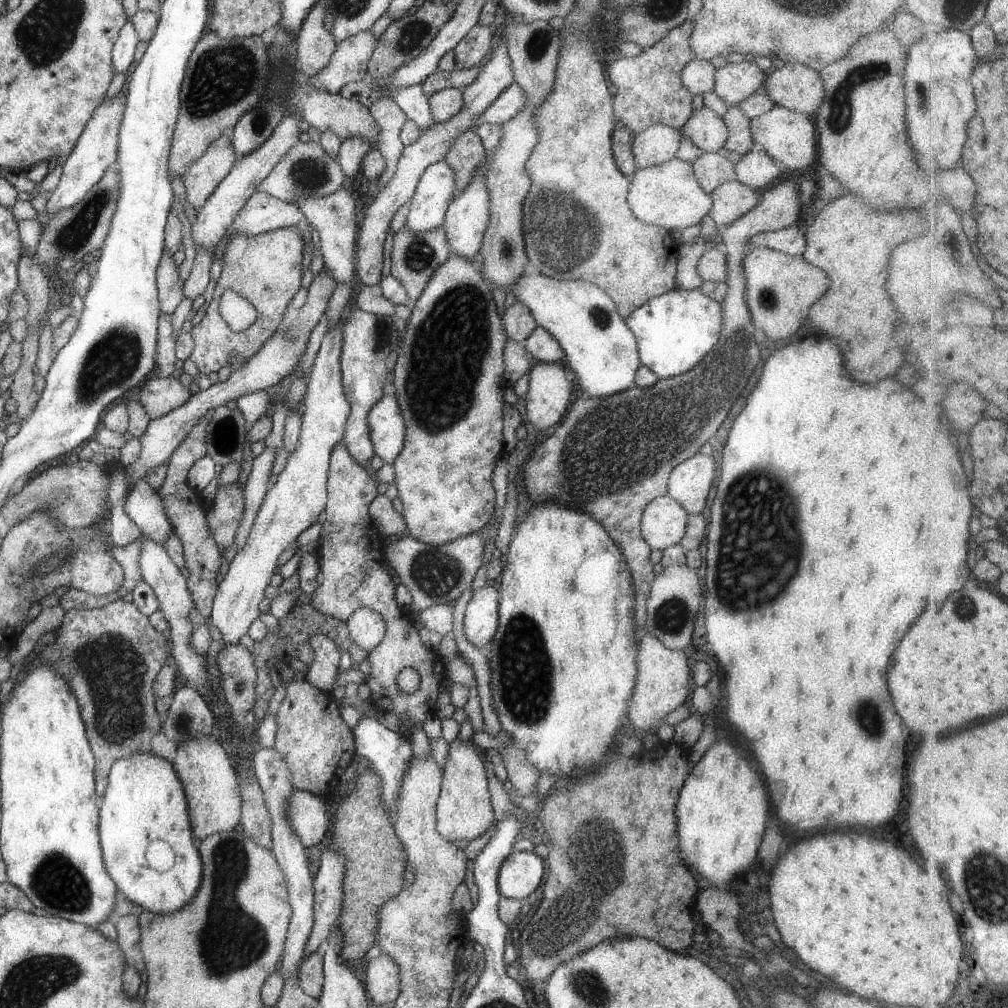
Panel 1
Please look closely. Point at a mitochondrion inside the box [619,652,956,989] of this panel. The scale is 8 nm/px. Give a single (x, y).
(867, 713)

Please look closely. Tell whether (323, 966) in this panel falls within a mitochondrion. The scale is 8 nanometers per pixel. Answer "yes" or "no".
no

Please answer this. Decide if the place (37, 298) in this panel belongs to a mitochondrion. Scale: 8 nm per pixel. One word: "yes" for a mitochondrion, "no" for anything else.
no

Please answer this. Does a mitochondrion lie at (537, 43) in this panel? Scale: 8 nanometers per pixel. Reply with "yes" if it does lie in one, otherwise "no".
yes

